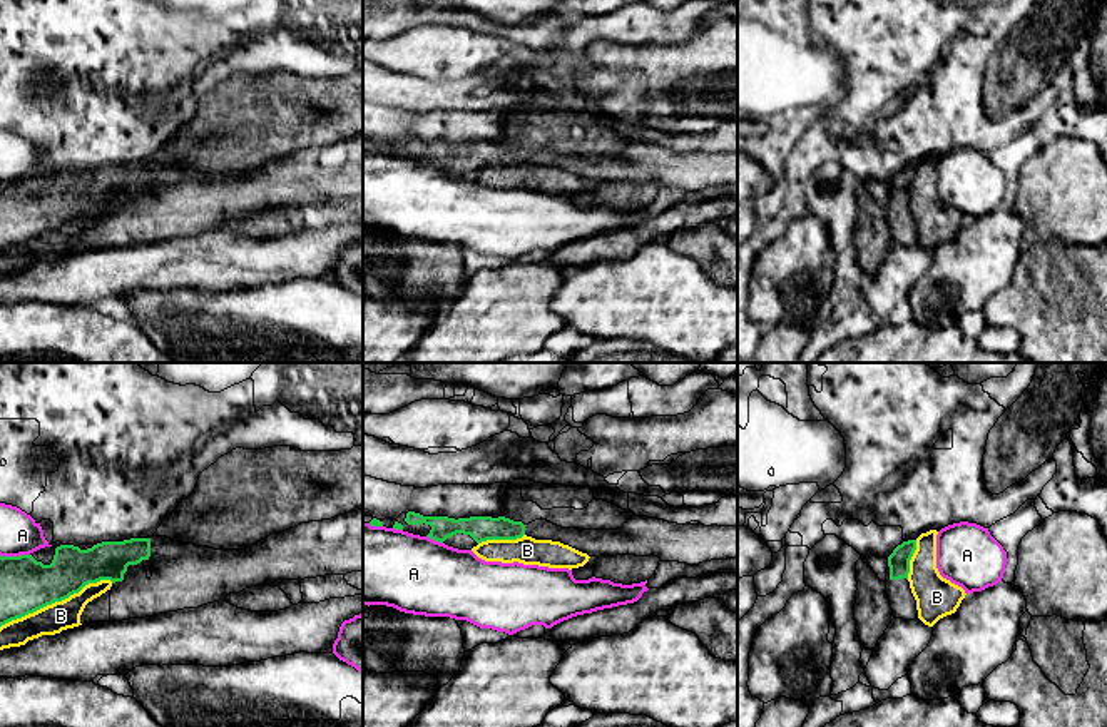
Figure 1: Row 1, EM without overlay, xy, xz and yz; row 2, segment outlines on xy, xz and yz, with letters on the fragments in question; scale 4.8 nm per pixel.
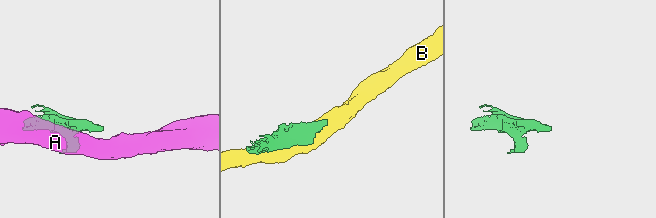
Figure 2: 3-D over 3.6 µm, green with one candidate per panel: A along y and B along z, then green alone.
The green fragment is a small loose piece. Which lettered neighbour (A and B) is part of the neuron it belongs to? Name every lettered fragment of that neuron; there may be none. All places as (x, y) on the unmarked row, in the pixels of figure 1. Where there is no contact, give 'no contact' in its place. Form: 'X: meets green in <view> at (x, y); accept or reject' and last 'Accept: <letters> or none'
A: meets green in xz at (435, 166); reject
B: meets green in xy at (56, 226); reject
Accept: none

